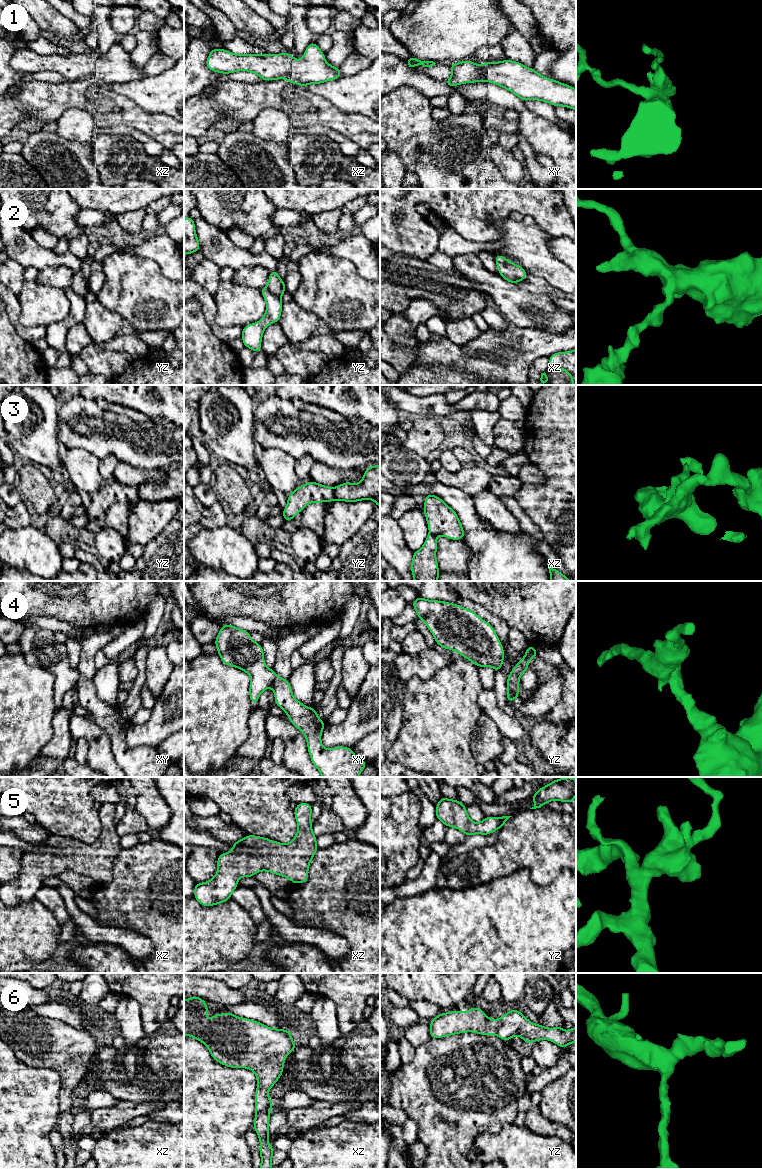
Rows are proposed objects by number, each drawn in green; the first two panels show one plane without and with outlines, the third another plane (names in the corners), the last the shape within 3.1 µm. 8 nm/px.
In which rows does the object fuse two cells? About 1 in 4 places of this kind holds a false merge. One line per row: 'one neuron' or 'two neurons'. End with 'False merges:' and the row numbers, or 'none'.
1: one neuron
2: one neuron
3: two neurons
4: two neurons
5: one neuron
6: one neuron
False merges: 3, 4

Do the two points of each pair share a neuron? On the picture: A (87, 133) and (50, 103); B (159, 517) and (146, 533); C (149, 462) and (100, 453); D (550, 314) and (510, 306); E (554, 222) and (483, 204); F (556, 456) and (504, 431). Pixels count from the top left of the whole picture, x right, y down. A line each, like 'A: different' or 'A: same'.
A: different
B: same
C: same
D: same
E: same
F: different

